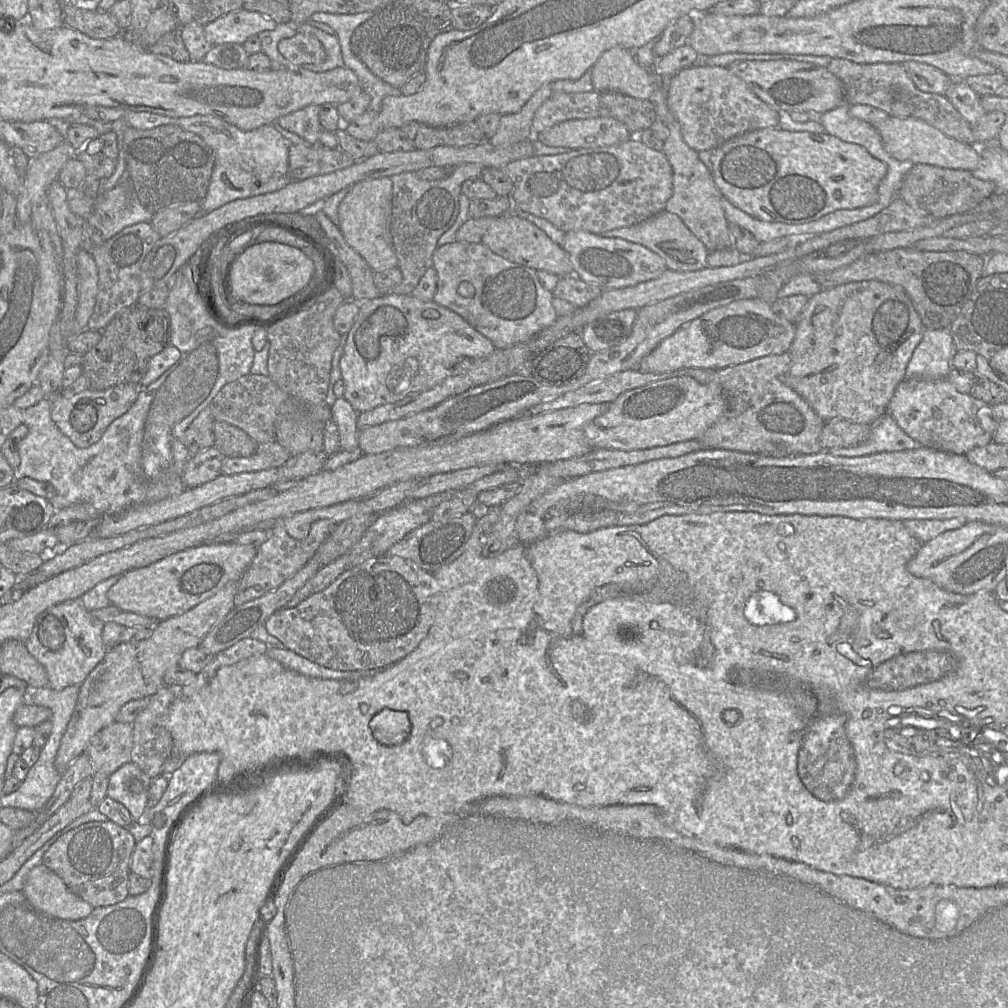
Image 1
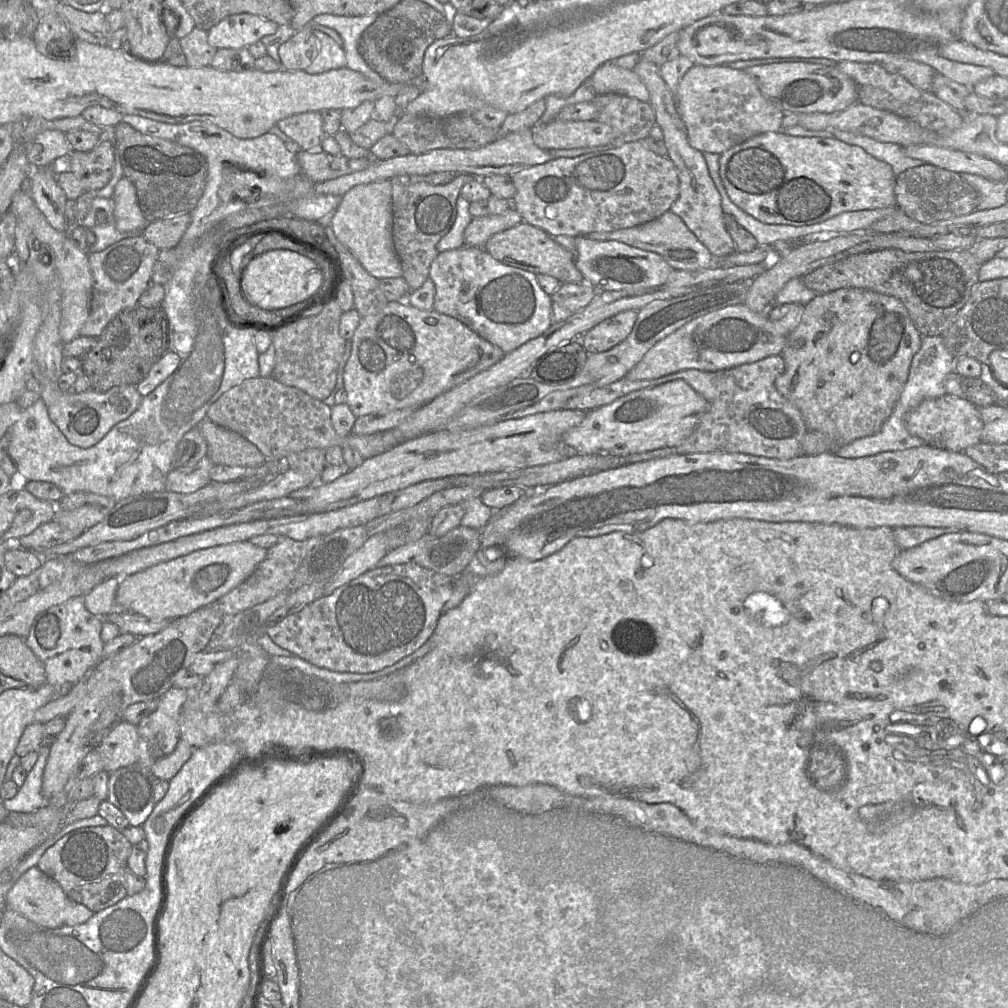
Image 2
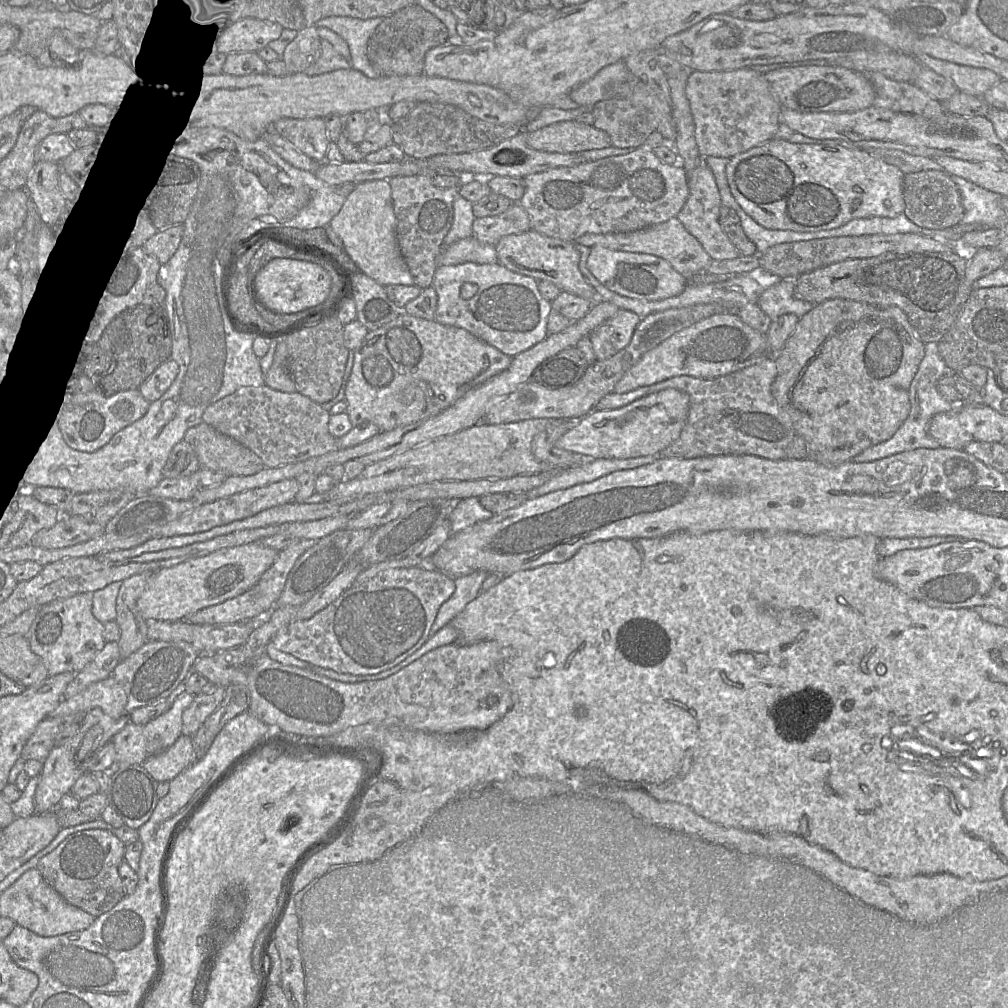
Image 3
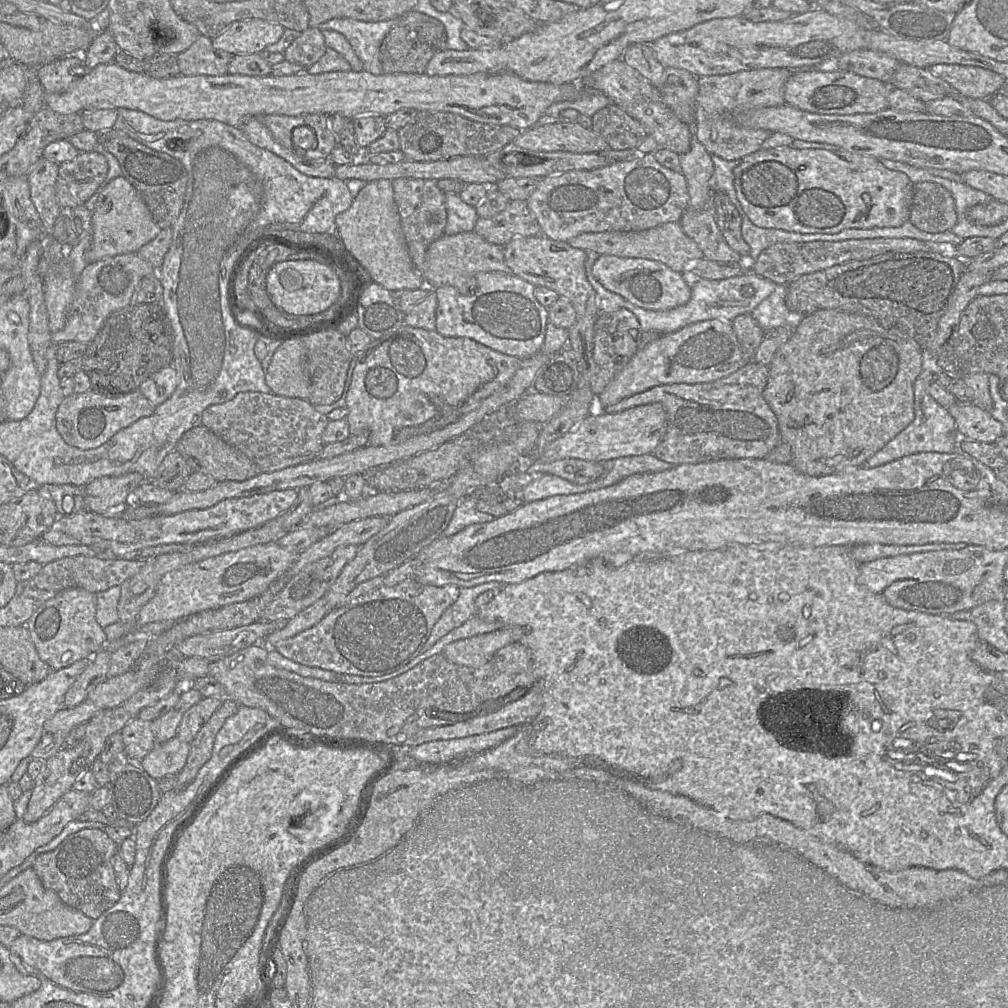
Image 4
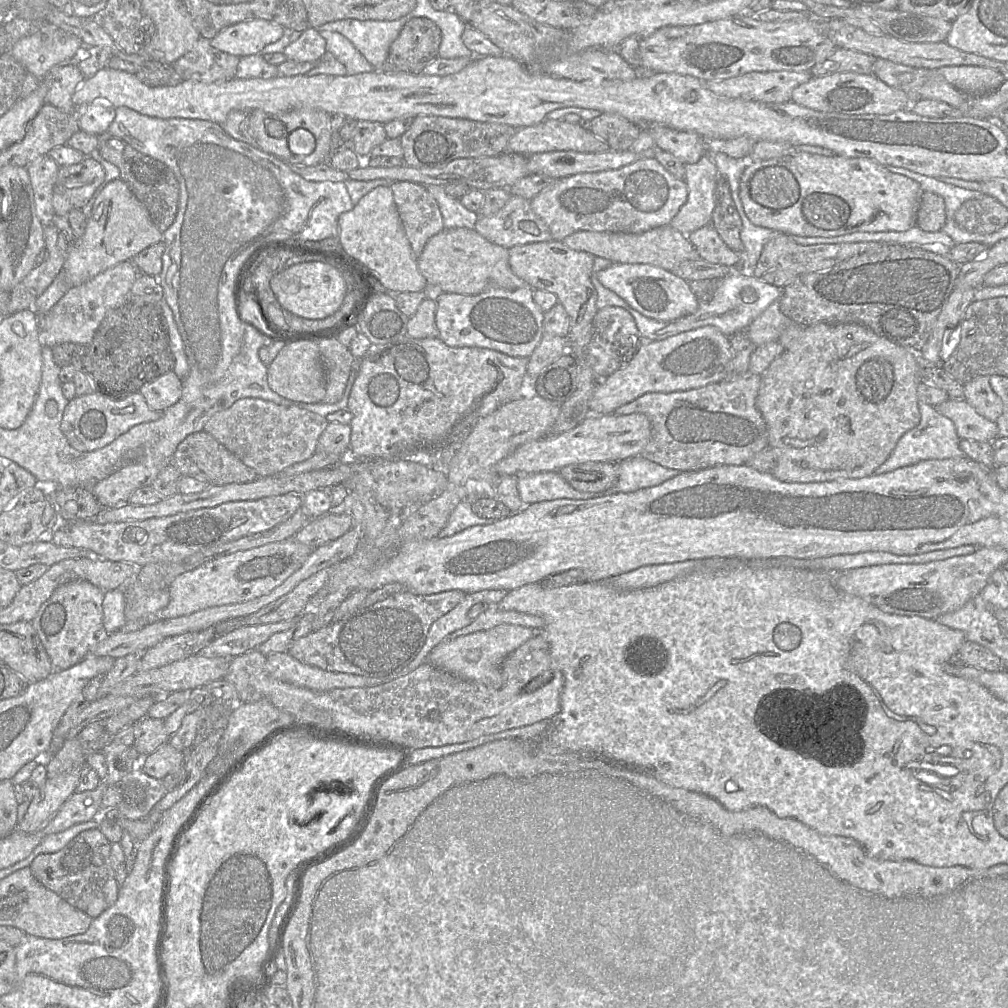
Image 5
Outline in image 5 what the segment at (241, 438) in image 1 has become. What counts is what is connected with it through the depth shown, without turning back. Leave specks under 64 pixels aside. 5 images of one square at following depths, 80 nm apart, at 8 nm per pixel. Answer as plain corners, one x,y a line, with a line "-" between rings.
205,430
188,435
177,446
171,462
182,476
191,476
210,485
247,483
258,478
258,474
252,468
246,466
236,455

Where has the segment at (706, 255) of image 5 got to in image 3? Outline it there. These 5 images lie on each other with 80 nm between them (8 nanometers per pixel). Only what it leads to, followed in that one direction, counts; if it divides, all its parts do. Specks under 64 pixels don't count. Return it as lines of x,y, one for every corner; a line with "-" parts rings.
702,158
701,163
687,174
689,195
677,214
677,218
703,246
712,260
727,260
739,257
739,250
730,241
719,221
721,197
710,167

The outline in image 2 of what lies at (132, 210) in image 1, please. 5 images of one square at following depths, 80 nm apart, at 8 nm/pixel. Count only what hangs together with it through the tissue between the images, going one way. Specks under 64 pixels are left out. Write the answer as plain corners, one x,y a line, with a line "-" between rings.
95,197
82,226
96,235
96,242
90,246
90,253
100,252
110,245
135,234
118,231
114,218
115,204
111,198

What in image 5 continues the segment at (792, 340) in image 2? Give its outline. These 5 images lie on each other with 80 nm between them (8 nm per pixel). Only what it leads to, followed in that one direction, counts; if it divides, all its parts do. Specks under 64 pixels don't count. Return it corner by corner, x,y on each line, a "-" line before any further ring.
817,323
804,327
798,338
762,374
761,386
756,399
757,409
767,426
768,446
779,451
778,463
770,473
776,479
787,483
827,482
839,479
859,479
873,475
874,471
891,455
898,440
920,422
918,385
922,367
923,363
918,353
875,334
863,325

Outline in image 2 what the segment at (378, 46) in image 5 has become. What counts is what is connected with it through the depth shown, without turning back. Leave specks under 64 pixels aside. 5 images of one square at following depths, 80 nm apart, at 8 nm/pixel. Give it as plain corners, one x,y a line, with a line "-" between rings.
320,14
314,17
312,22
313,24
319,24
334,29
341,36
347,68
363,74
371,81
383,83
386,81
369,67
358,50
362,33
377,17
378,15
337,16

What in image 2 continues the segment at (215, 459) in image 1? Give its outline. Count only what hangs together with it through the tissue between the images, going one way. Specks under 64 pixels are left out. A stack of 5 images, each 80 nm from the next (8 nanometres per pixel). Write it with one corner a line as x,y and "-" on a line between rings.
206,456
192,467
172,469
166,478
165,490
176,493
192,493
206,486
214,464

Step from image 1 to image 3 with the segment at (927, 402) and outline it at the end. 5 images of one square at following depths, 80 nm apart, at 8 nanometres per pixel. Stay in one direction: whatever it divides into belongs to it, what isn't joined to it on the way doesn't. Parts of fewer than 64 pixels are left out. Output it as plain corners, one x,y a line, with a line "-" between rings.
957,406
951,411
933,416
929,422
928,433
942,448
963,450
966,444
974,440
961,424

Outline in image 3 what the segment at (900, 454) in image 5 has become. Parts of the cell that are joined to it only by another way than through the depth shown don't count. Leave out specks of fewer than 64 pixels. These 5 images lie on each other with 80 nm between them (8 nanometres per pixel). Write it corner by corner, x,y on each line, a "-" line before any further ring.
937,342
925,344
925,356
909,387
910,412
896,433
888,440
871,446
853,458
854,462
872,462
901,452
919,448
937,449
941,446
928,433
929,422
938,413
951,411
956,405
950,403
937,390
937,382
949,370
937,350

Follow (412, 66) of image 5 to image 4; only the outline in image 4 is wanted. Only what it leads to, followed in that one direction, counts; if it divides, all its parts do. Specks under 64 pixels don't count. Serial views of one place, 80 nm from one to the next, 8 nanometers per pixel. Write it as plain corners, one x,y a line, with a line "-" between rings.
418,10
399,17
380,46
380,62
383,73
422,74
433,56
446,49
447,32
437,19

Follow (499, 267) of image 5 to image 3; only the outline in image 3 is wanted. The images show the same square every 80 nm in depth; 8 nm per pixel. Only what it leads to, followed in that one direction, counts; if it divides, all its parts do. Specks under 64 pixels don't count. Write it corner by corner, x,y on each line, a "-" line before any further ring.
471,236
443,248
437,257
437,266
457,265
466,262
498,263
495,245
481,243

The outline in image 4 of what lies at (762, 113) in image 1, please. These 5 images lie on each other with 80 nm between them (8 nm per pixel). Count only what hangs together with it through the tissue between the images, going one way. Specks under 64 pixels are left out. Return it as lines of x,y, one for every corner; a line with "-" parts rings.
758,68
743,70
732,74
701,76
698,78
699,90
696,97
695,137
710,154
729,161
740,161
745,156
761,149
770,132
763,129
745,128
735,122
734,116
739,112
763,107
777,107
785,103
784,89
788,78
801,69

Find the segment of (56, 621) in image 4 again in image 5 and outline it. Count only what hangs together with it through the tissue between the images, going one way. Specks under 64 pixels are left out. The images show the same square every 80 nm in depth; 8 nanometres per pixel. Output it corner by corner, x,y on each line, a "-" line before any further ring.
73,580
59,586
31,621
54,670
67,669
81,661
109,634
103,625
102,589
86,580

